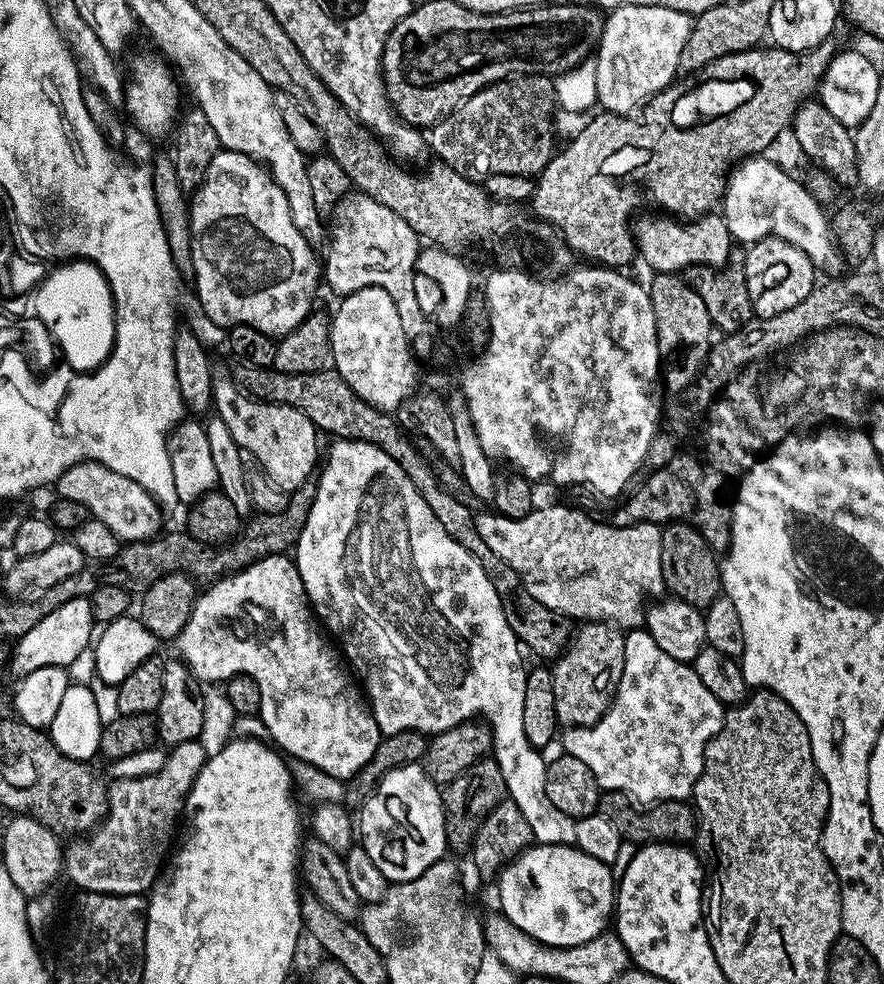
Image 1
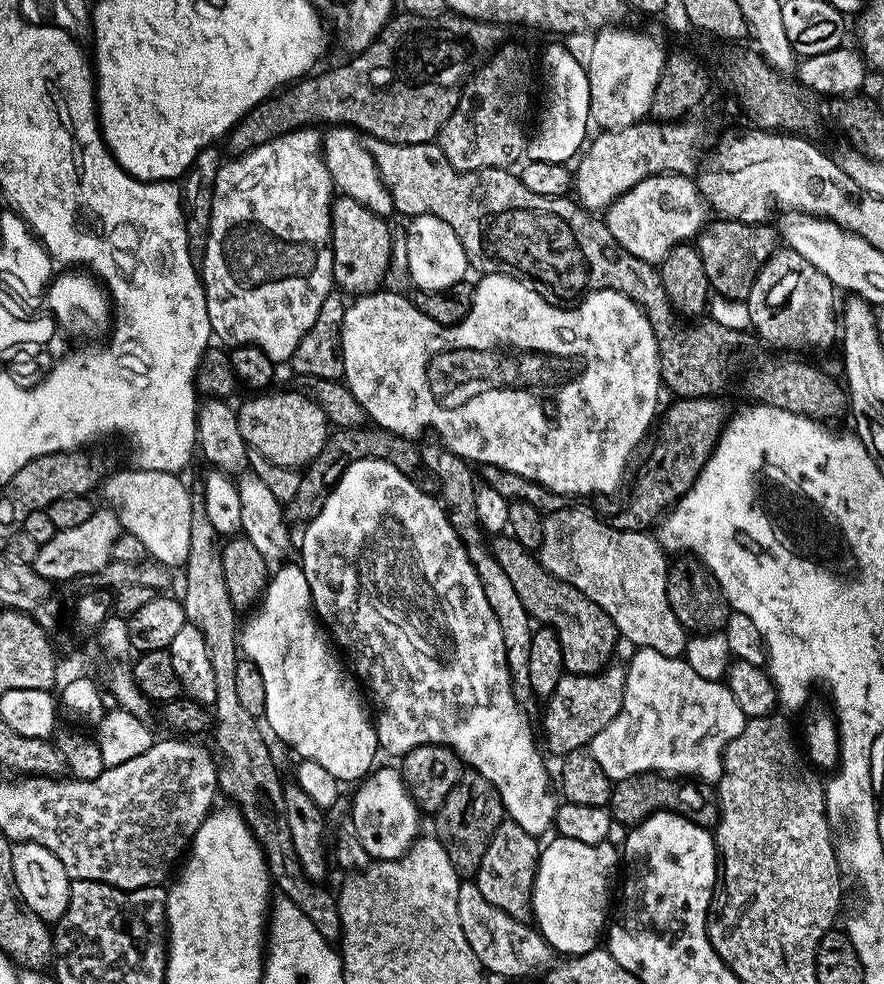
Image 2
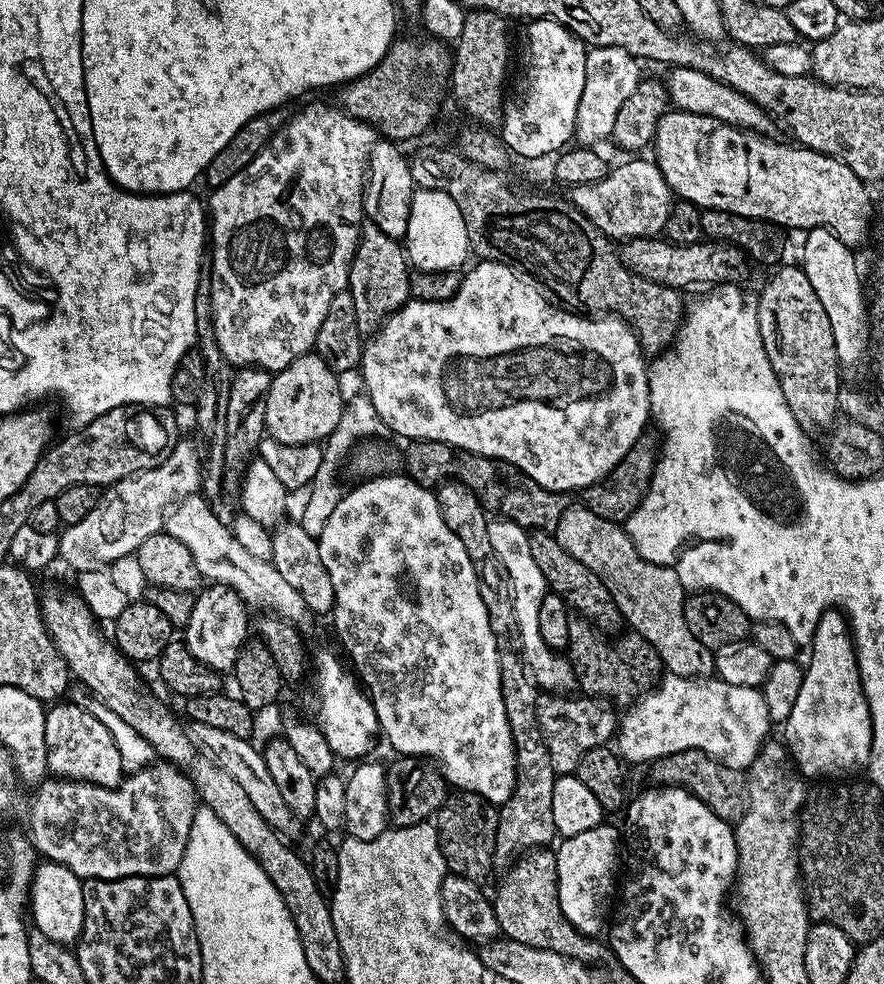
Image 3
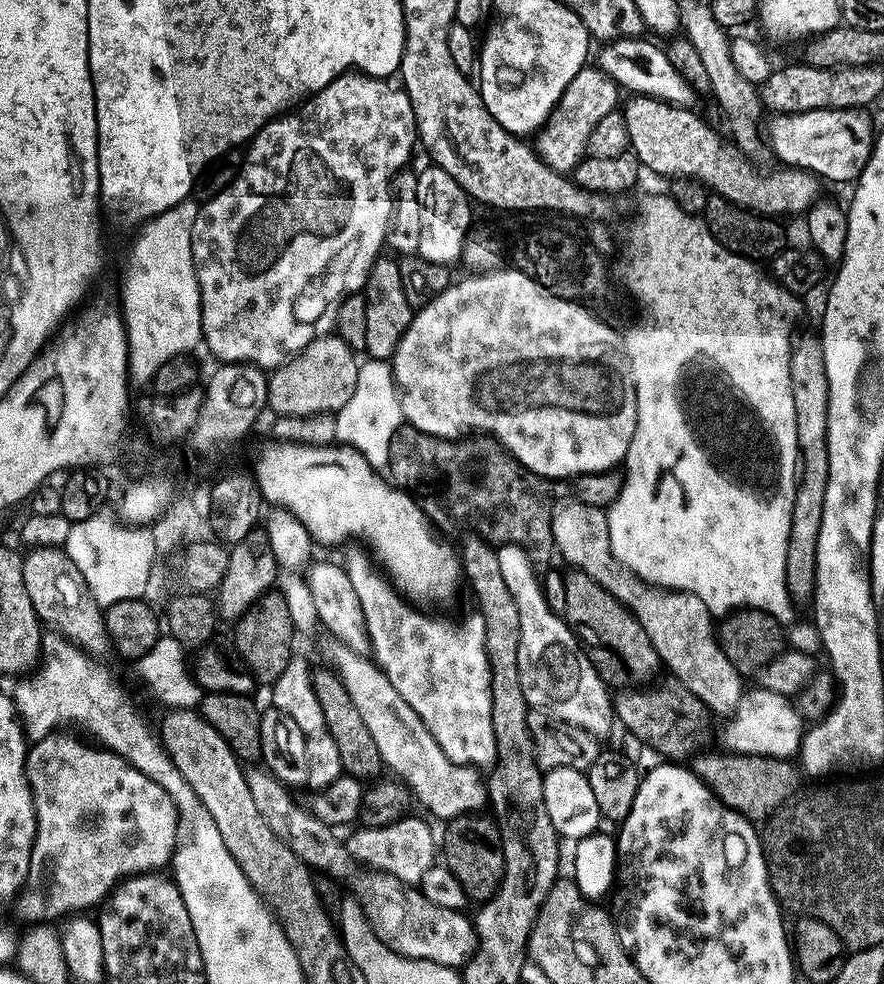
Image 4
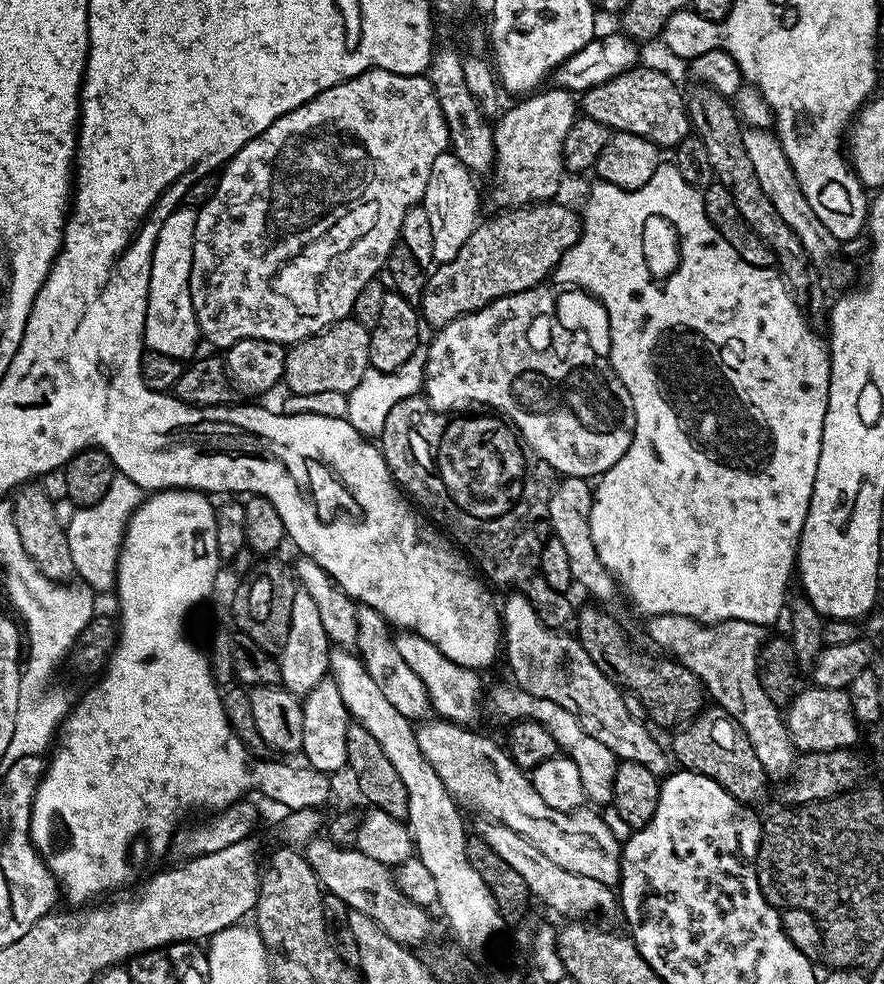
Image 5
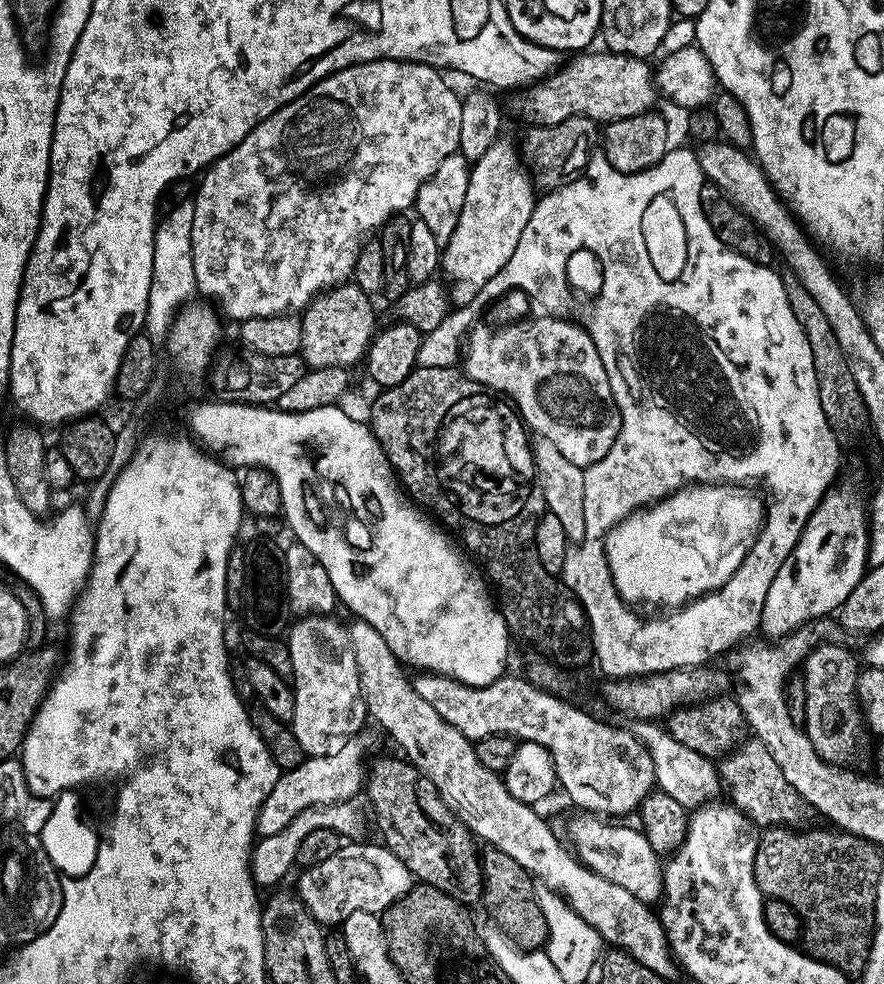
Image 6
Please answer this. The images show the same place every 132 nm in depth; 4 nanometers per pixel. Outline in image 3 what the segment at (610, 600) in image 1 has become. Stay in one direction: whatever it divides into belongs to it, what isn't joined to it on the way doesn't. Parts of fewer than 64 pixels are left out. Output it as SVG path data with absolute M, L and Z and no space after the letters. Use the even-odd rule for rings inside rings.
M583 506L565 507L554 535L568 553L582 562L582 566L590 566L590 570L594 570L594 574L608 584L627 627L642 634L642 638L658 650L661 665L671 675L697 678L713 675L713 649L707 648L698 638L694 638L694 634L690 634L684 617L686 589L672 568L646 562L646 558L638 554L627 531L615 519L598 518L598 514L590 514L590 510Z

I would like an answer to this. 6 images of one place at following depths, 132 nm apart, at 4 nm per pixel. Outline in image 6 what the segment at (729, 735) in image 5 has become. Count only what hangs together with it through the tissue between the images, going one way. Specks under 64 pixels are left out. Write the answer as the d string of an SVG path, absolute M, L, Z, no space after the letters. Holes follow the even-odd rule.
M745 739L719 761L718 771L726 796L728 792L727 799L761 829L800 826L810 816L808 803L800 797L798 790L794 790L794 786L790 786L790 782L786 782L782 770L778 770L778 762L774 762L774 754L766 750L761 740Z

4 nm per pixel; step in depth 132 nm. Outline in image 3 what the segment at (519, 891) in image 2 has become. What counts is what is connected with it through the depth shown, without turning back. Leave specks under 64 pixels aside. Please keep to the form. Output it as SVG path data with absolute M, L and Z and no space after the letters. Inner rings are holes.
M551 847L525 852L505 872L508 873L501 878L491 902L501 933L507 939L542 950L554 950L574 960L582 960L589 966L609 959L609 949L605 945L603 948L599 939L581 934L562 914L556 893L556 853Z

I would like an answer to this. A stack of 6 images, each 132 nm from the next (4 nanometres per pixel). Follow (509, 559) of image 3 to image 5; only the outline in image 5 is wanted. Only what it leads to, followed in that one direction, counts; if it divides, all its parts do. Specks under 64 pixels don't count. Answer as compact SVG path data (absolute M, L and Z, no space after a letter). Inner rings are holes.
M513 591L511 593L512 597L505 602L504 608L502 604L502 652L503 655L508 655L508 664L512 667L511 679L522 689L526 690L530 694L534 694L538 698L550 698L550 702L558 702L558 706L562 706L562 710L570 710L570 714L574 714L576 721L582 726L582 730L586 730L586 734L590 734L594 738L598 738L602 742L602 746L606 746L609 750L616 755L620 760L629 760L630 762L638 762L642 766L646 766L646 770L657 774L664 774L669 771L668 760L670 764L670 756L667 751L664 752L660 749L660 744L639 724L638 721L632 717L632 712L628 709L628 704L624 701L625 693L621 691L615 680L612 679L611 675L607 672L603 672L600 667L590 658L590 654L584 647L580 644L579 639L575 635L569 634L564 630L557 630L555 628L547 628L542 621L538 618L538 614L534 610L534 606L530 606L530 602L521 594L521 592Z

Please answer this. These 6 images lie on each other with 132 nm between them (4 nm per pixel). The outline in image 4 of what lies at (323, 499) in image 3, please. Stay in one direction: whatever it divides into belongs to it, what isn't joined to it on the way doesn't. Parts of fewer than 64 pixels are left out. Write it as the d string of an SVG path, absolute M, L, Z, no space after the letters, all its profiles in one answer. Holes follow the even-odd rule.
M365 359L358 370L354 394L350 394L346 406L342 406L335 417L336 440L341 445L356 449L372 469L387 469L390 442L405 423L400 395L396 393L396 379L392 377L391 363L386 360Z

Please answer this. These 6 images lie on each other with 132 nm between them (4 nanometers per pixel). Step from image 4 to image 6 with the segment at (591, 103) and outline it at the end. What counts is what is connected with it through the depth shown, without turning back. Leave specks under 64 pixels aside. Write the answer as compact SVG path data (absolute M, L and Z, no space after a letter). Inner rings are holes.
M506 138L496 140L486 154L471 165L466 202L462 202L458 226L454 226L454 234L450 234L440 254L439 271L442 276L444 272L443 279L450 289L453 305L470 303L474 294L510 262L510 254L514 254L514 246L518 246L518 238L522 238L522 230L526 230L526 222L530 222L537 199L533 177L522 163L517 145L515 148Z

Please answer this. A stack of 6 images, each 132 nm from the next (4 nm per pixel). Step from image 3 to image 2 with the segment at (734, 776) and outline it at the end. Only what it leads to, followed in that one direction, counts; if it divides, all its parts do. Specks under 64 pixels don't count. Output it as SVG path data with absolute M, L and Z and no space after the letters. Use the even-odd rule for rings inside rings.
M643 772L625 780L617 780L612 786L612 797L607 802L612 819L617 825L631 826L641 824L647 816L667 810L693 820L695 824L705 826L715 825L720 819L719 803L708 801L707 787L696 782L681 782L676 778L669 778L658 772ZM700 787L700 788L699 788Z

